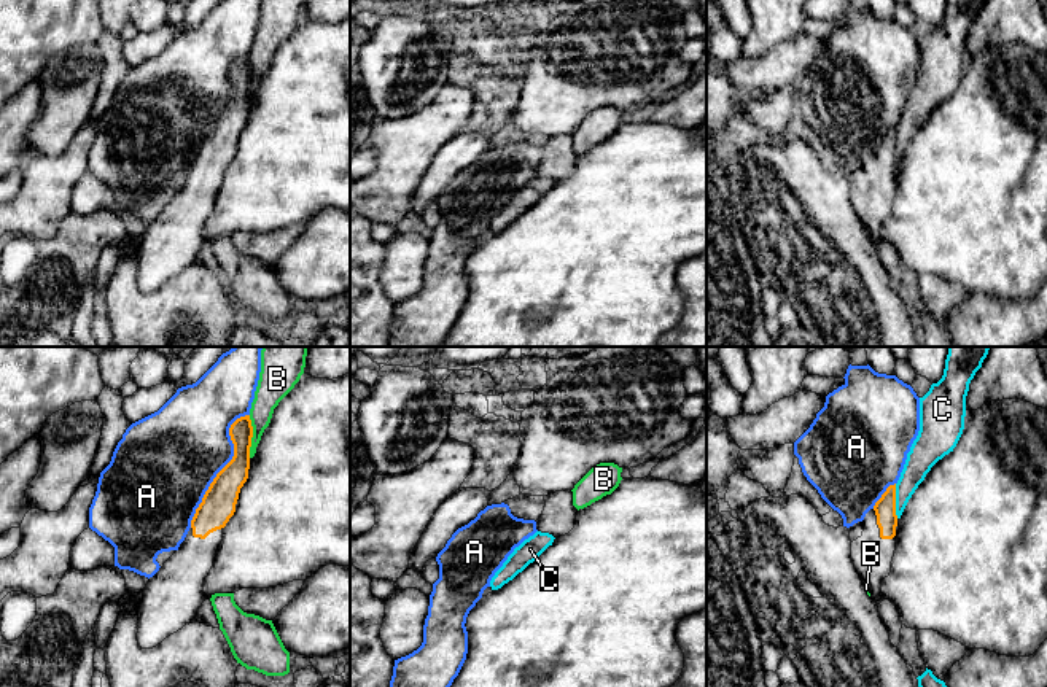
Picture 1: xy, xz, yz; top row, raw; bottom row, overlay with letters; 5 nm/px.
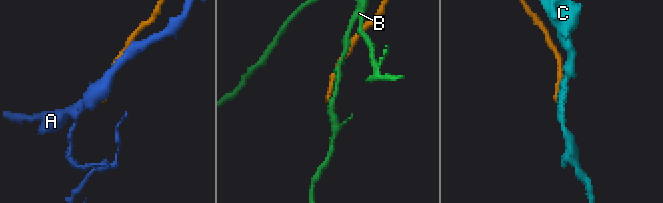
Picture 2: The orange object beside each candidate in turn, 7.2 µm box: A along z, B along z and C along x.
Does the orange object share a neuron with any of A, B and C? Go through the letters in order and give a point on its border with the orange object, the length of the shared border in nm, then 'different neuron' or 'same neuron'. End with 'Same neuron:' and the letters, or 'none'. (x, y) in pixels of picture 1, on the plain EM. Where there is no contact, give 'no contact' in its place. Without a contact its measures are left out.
A: contact xy (223, 112); length 650 nm; different neuron
B: contact xy (252, 80); length 220 nm; different neuron
C: contact yz (895, 145); length 180 nm; different neuron
Same neuron: none

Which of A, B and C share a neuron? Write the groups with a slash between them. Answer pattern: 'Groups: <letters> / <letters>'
Groups: A / B / C

